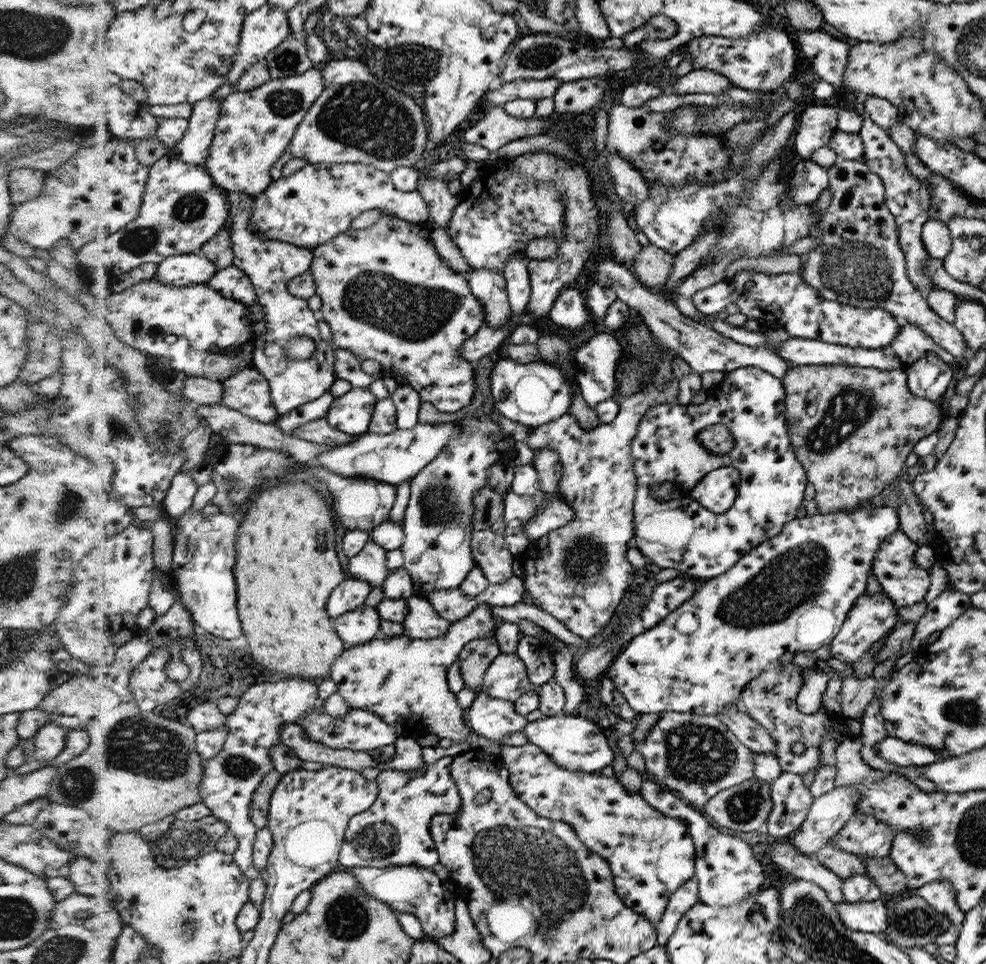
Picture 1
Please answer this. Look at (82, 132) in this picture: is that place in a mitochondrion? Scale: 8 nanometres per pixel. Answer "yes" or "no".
no

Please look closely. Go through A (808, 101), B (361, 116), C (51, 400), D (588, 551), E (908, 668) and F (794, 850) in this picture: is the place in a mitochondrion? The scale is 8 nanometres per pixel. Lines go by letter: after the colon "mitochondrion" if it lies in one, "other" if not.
A: other
B: mitochondrion
C: other
D: mitochondrion
E: other
F: other

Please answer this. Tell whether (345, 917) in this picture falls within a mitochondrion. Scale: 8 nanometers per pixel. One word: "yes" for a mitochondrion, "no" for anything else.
yes

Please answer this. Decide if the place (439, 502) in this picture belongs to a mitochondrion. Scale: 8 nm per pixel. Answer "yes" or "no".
yes

